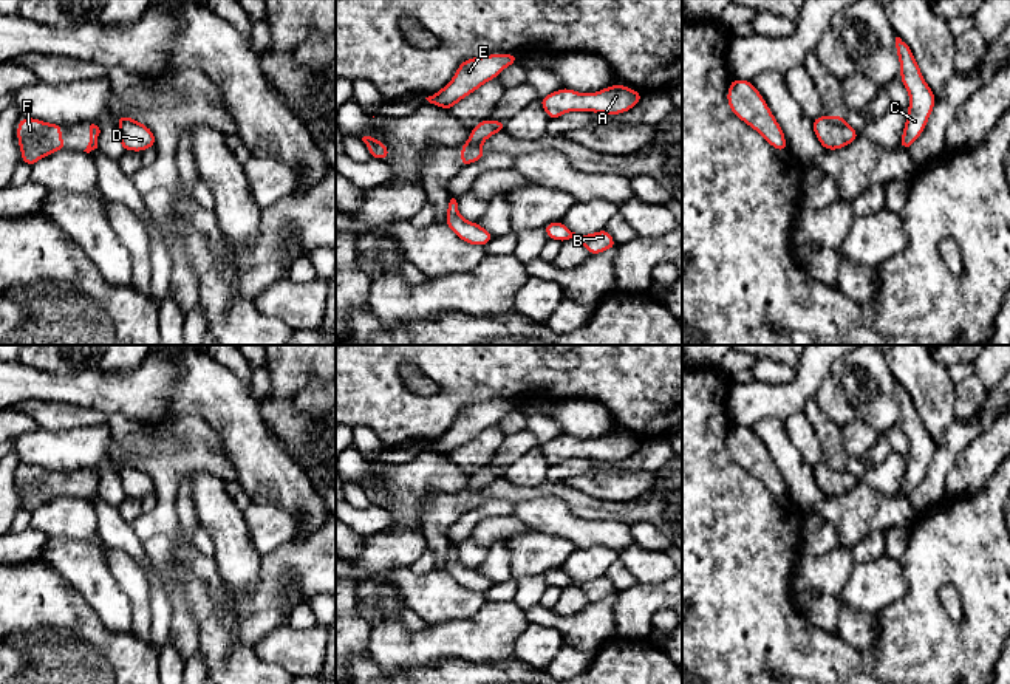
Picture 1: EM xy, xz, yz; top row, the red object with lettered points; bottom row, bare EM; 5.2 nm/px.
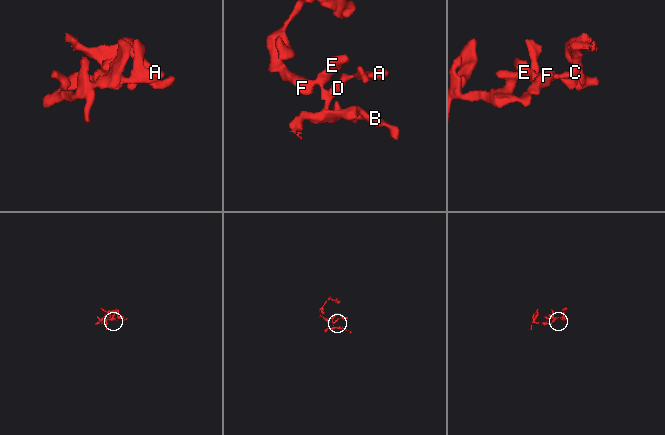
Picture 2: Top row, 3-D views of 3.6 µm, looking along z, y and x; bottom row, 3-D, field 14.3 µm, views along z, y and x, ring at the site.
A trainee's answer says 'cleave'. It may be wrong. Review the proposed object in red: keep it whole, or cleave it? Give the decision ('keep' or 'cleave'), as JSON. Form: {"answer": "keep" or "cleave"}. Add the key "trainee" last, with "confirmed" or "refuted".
{"answer": "cleave", "trainee": "confirmed"}

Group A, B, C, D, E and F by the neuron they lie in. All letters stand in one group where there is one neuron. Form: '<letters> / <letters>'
A B C D / E F

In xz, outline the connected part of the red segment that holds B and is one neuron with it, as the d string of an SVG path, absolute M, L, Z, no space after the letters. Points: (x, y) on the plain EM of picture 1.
M552 568L544 573L544 577L548 585L554 585L561 590L569 585L578 587L586 594L589 602L600 600L611 594L617 594L616 588L612 587L611 580L606 576L588 582L577 582L561 568Z

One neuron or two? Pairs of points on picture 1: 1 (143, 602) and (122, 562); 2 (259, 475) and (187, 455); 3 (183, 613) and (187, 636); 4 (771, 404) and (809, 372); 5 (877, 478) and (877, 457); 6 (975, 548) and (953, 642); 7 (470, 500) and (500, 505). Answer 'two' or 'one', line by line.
1: one
2: two
3: one
4: one
5: two
6: one
7: two

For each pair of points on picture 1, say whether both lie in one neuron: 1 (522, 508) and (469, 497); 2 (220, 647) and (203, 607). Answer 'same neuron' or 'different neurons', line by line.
1: different neurons
2: same neuron

